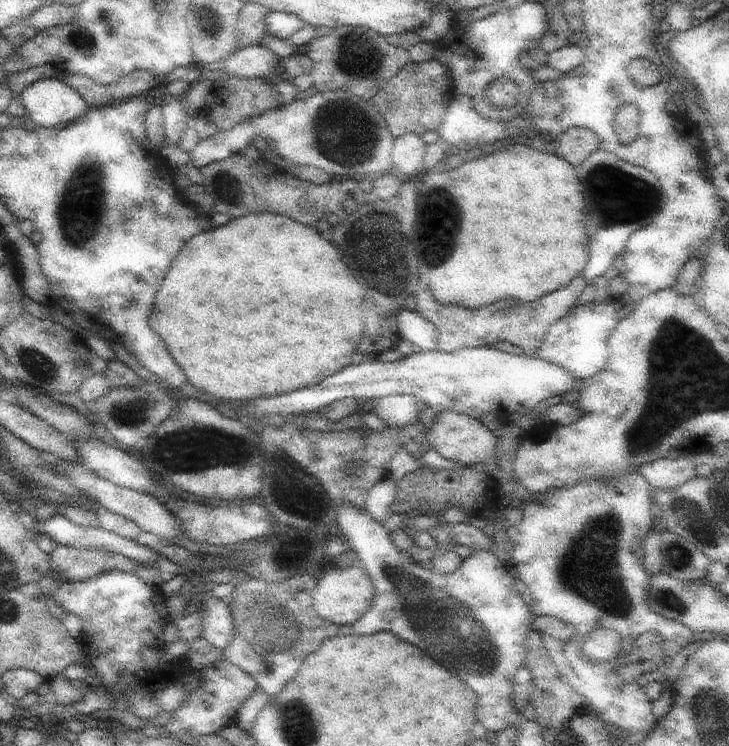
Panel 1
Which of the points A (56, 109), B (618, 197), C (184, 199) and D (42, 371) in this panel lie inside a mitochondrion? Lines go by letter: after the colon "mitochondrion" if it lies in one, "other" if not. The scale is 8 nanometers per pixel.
A: other
B: mitochondrion
C: other
D: mitochondrion

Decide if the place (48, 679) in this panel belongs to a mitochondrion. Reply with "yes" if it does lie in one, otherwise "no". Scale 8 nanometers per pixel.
no

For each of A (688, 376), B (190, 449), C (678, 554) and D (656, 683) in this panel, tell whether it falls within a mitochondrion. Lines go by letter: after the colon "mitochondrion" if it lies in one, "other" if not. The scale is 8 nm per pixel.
A: mitochondrion
B: mitochondrion
C: mitochondrion
D: other

